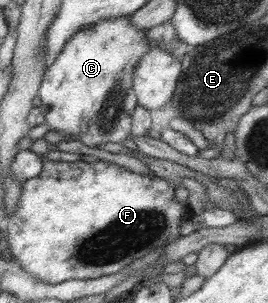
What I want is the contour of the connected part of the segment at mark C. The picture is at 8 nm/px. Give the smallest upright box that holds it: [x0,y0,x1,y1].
[37,16,149,147]

